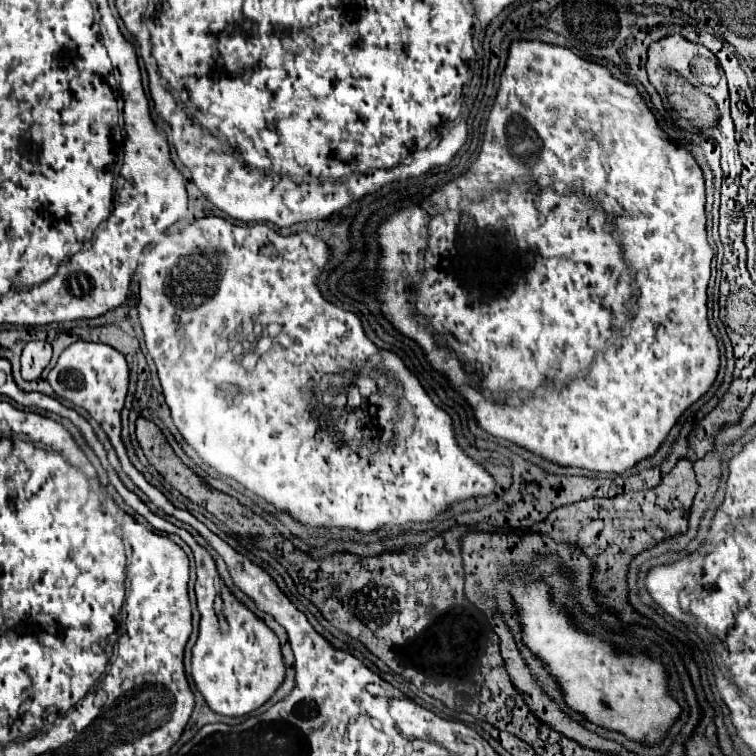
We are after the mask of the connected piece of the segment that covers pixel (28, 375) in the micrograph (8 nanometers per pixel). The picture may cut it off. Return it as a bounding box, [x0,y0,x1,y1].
[21,340,51,380]

